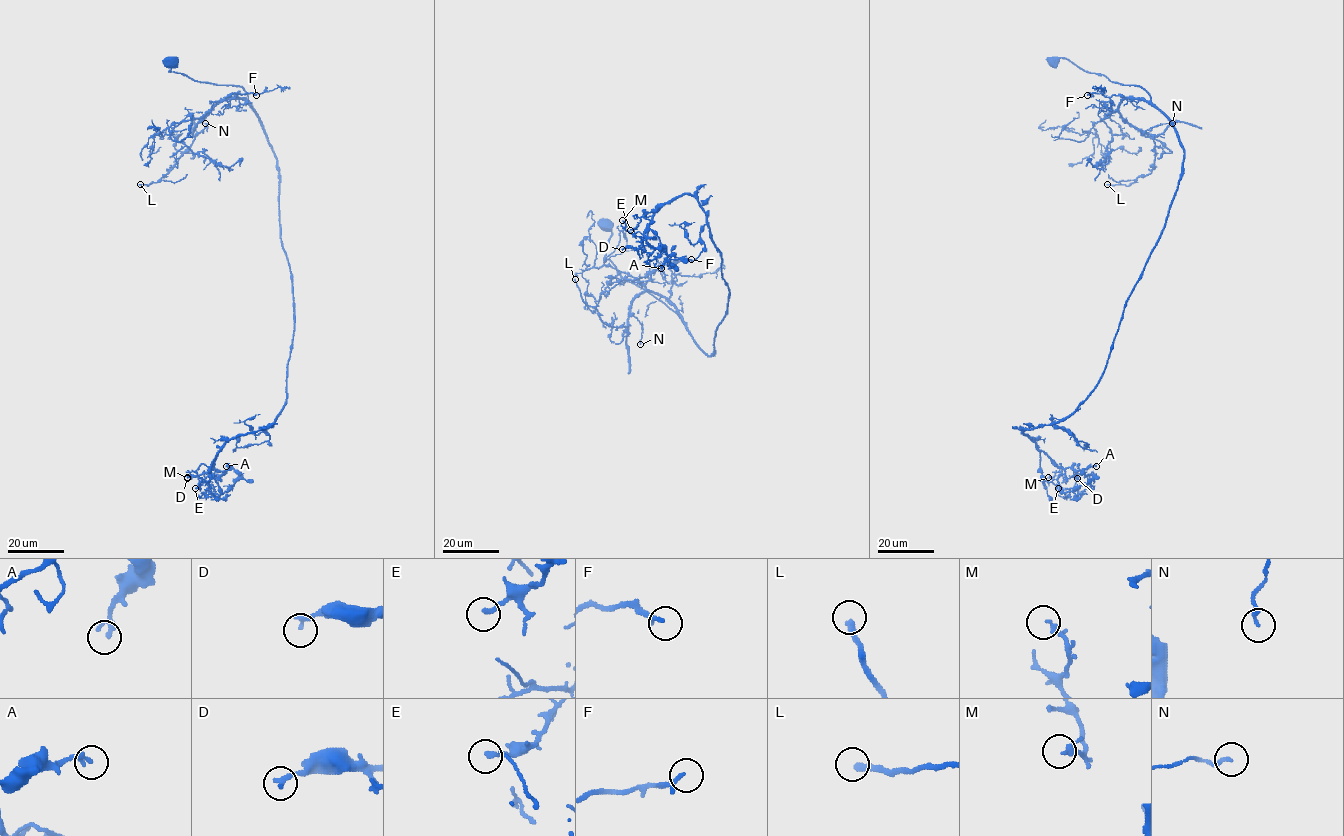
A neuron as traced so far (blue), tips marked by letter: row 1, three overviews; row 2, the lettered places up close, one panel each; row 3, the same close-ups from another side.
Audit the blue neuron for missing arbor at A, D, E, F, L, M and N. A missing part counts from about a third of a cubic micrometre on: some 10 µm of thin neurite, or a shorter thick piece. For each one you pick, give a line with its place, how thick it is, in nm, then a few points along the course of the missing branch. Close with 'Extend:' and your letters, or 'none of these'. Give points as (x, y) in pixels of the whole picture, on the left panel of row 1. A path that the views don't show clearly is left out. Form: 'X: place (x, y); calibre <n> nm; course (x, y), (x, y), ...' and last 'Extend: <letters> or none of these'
L: place (140, 184); calibre 280 nm; course (140, 184), (132, 190), (124, 204), (133, 227), (131, 243)
Extend: L

